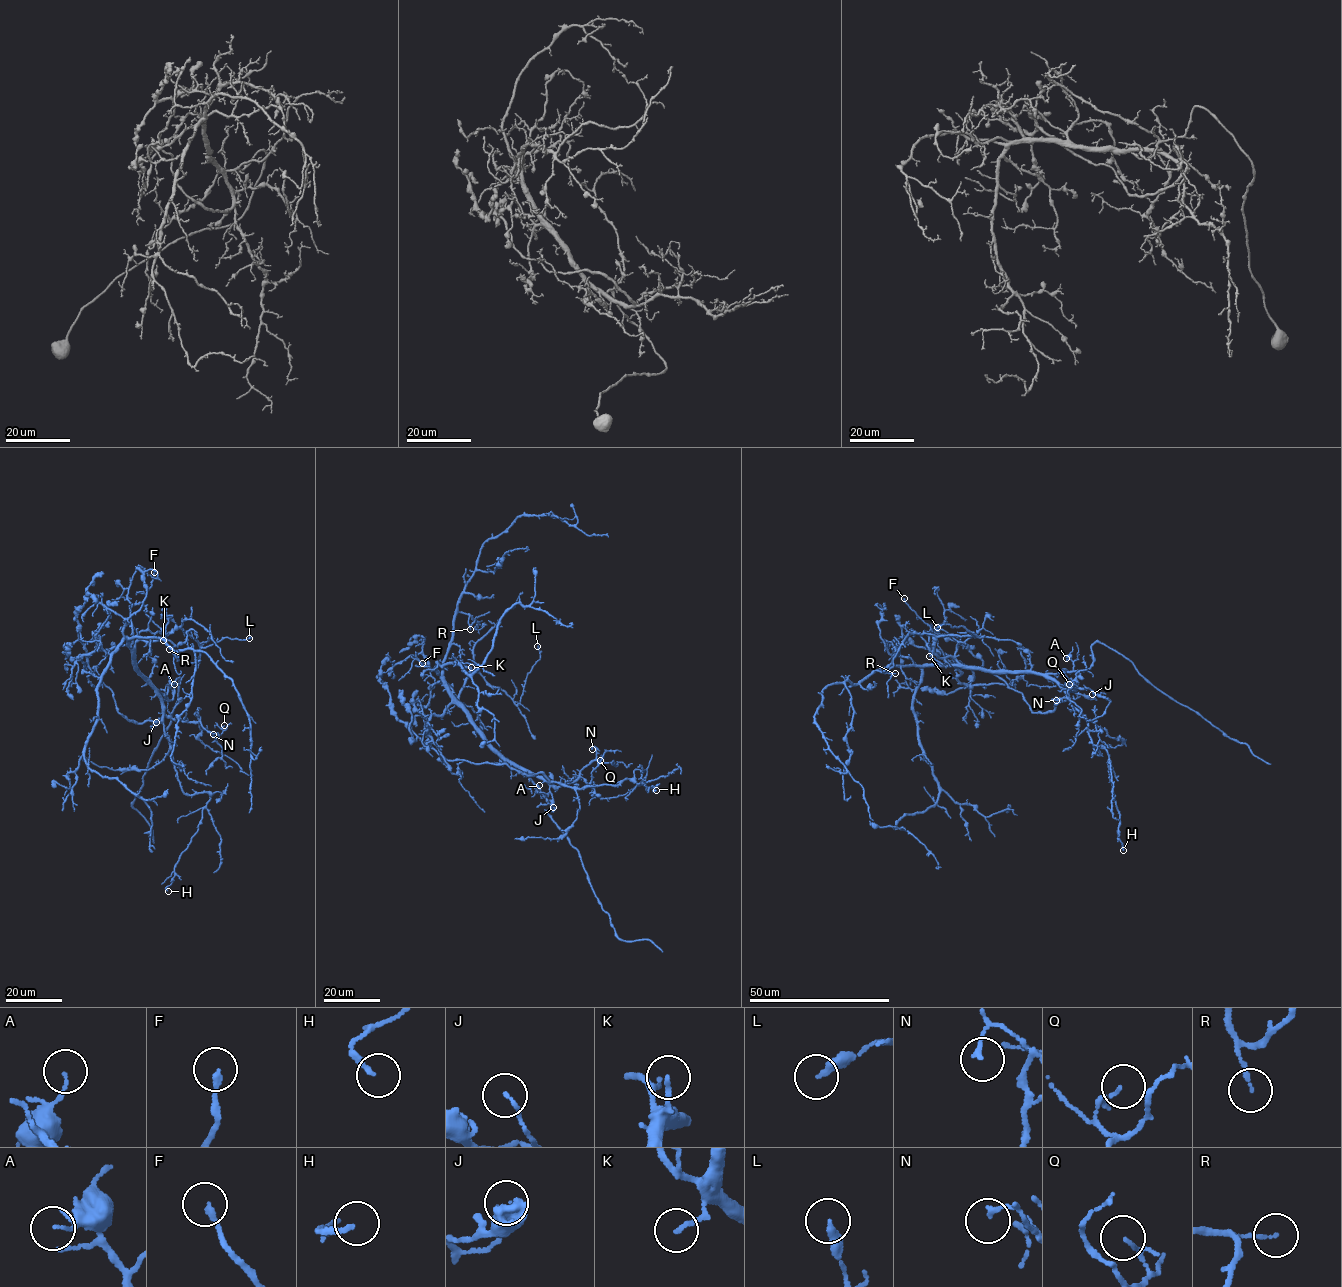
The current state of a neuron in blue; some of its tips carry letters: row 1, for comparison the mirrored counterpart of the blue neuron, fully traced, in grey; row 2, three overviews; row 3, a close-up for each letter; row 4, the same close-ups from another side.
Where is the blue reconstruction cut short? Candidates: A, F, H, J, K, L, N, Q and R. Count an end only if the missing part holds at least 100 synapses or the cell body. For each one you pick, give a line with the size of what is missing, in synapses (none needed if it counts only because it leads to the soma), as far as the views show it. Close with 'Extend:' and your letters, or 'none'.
Extend: none

